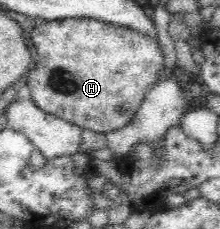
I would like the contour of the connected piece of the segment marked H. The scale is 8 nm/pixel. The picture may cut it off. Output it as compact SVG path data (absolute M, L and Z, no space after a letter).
M92 17L46 21L32 31L32 43L36 46L36 63L34 69L27 71L26 79L22 79L30 87L31 99L42 111L96 133L104 134L128 124L146 93L160 78L160 71L165 69L162 49L153 37L131 27L114 27Z

